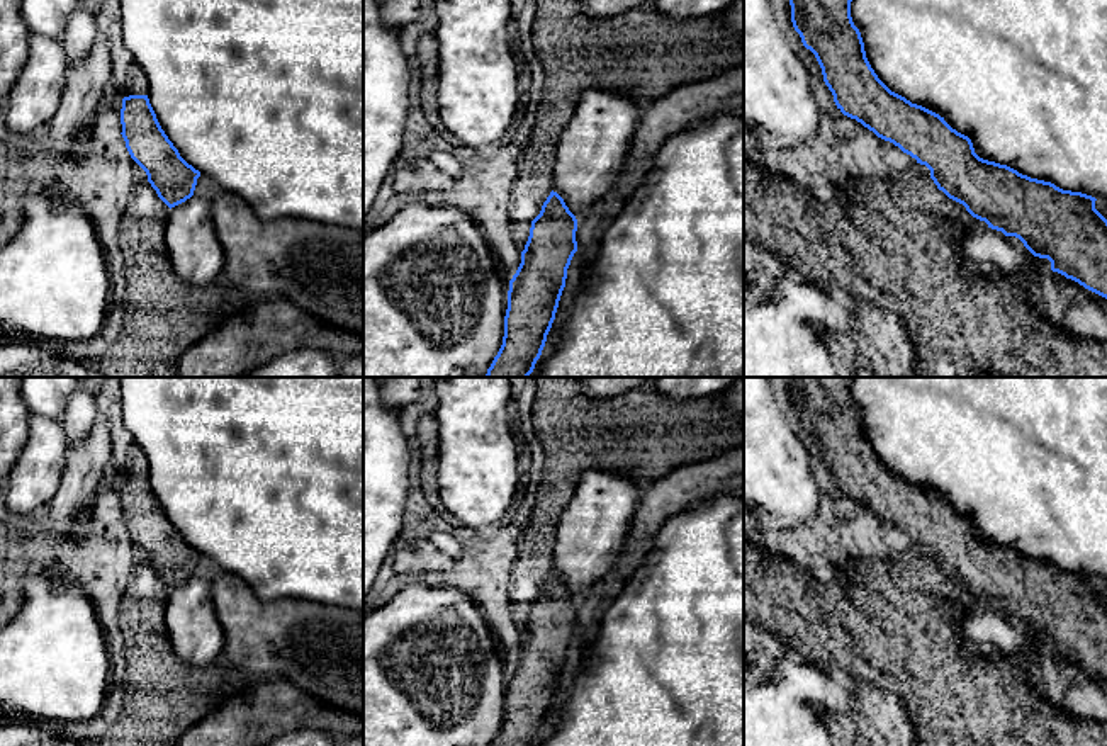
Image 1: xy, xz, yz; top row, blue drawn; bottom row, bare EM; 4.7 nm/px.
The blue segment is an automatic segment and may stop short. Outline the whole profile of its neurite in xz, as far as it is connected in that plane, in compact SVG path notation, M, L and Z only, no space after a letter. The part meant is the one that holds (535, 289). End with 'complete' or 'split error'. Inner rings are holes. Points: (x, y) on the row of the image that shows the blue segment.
M550 192L531 221L521 263L509 280L503 345L486 377L528 377L547 342L574 253L577 219Z; complete

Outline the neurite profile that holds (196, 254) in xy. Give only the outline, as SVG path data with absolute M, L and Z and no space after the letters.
M192 195L165 218L165 243L182 282L207 285L222 279L226 255L216 235L211 201Z

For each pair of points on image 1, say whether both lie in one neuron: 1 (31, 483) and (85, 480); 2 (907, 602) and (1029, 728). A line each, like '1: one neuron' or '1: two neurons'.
1: two neurons
2: one neuron

